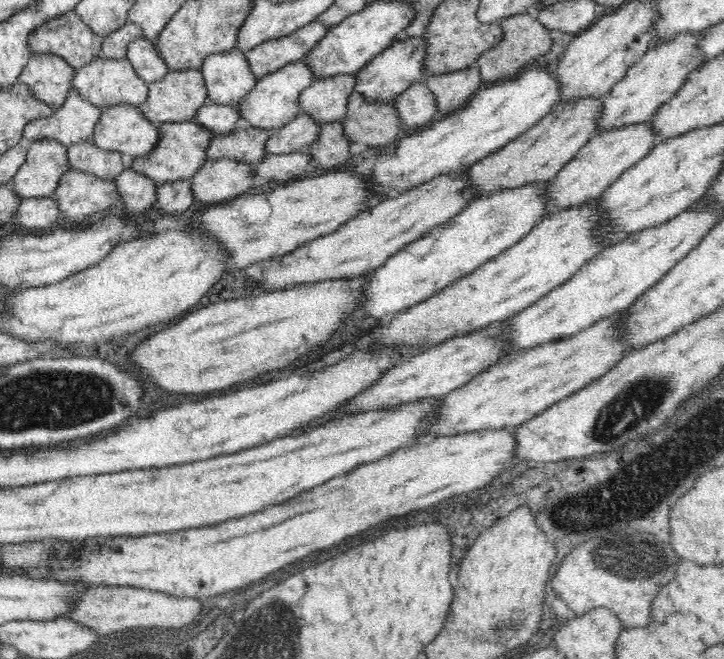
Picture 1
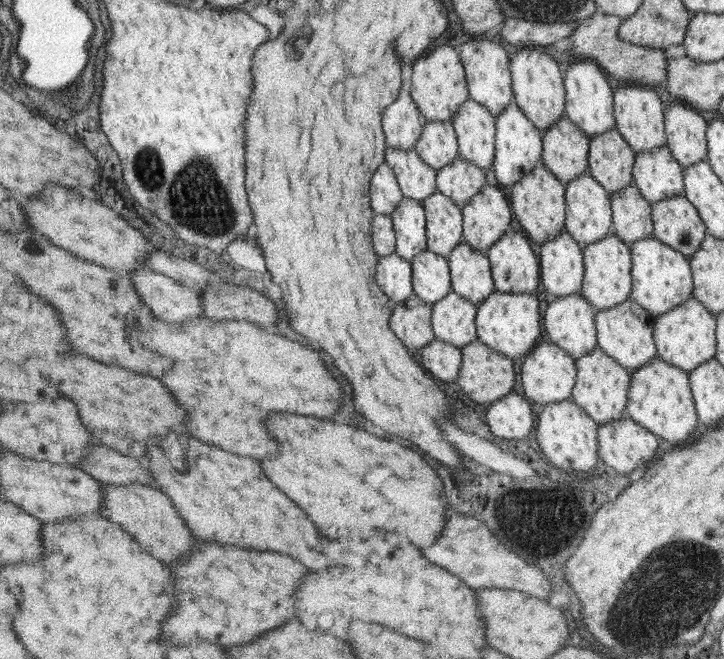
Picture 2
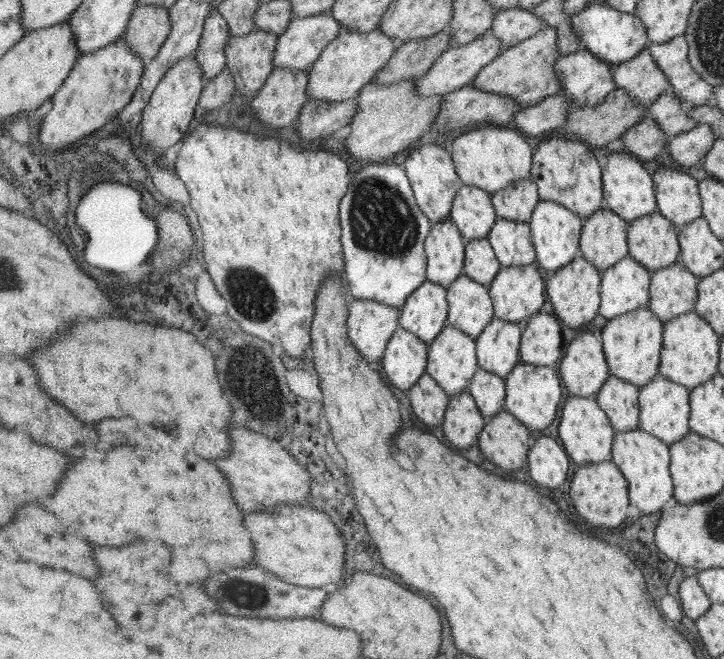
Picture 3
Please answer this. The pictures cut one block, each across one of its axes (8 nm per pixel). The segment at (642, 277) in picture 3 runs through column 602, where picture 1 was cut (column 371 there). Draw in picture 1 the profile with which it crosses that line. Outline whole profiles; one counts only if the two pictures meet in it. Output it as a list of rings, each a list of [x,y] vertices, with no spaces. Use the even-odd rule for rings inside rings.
[[[540,184],[496,189],[490,196],[479,197],[456,218],[430,230],[380,268],[374,270],[374,304],[365,308],[366,317],[392,316],[428,300],[435,292],[476,271],[482,264],[508,251],[528,235],[544,212],[544,190]]]

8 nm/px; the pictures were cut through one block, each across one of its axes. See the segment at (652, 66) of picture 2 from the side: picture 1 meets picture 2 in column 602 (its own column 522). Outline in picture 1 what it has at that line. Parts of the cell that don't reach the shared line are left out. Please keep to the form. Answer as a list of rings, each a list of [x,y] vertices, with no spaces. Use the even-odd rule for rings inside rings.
[[[524,12],[498,21],[501,30],[499,44],[482,52],[473,63],[480,72],[482,82],[499,82],[509,79],[522,69],[522,64],[530,64],[532,60],[544,56],[552,48],[550,29],[538,21],[535,13]]]

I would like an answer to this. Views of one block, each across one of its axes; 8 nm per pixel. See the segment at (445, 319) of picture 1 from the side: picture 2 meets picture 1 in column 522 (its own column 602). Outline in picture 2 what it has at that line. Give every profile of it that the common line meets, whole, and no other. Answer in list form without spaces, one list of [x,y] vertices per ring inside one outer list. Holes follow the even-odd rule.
[[[614,233],[603,236],[602,239],[584,247],[586,274],[581,296],[598,311],[624,304],[630,298],[628,294],[630,294],[634,282],[632,281],[632,276],[630,276],[632,260],[630,260],[631,250],[628,250],[628,247],[624,242],[620,242],[619,237]]]

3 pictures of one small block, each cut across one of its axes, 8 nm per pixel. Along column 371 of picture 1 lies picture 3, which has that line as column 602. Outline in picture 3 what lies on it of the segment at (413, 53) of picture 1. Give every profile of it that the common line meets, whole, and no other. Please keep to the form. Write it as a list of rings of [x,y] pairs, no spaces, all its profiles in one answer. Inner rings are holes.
[[[584,48],[559,56],[555,68],[572,108],[593,107],[617,88],[613,66]]]

